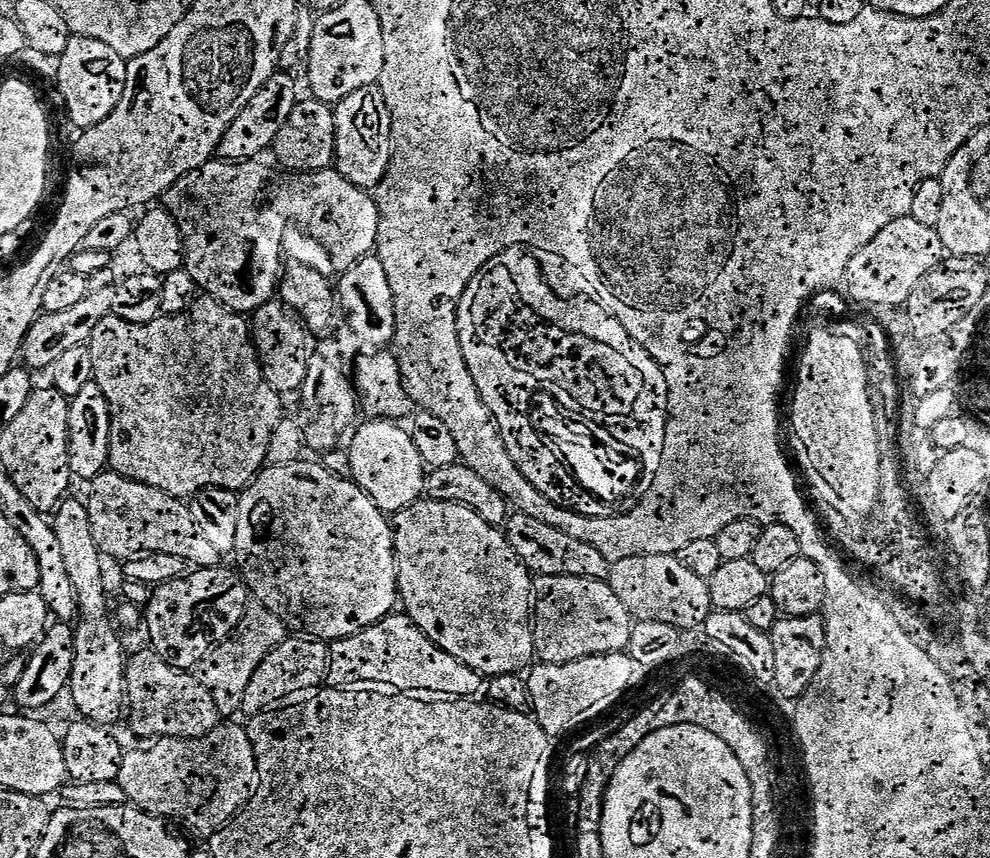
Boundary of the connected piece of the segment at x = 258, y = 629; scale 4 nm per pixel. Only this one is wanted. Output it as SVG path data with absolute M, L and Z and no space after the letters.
M264 607L262 614L256 616L260 616L258 622L254 618L246 618L246 622L240 622L242 630L235 631L238 633L238 638L234 638L234 642L226 639L215 645L194 669L202 686L210 690L210 698L214 698L214 706L218 706L220 715L224 718L235 717L232 715L244 708L246 686L250 686L250 678L254 678L254 670L258 670L260 663L290 636L288 625L268 608Z

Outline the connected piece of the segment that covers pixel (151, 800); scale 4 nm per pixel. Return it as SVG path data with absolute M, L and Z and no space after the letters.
M221 722L217 728L213 730L210 734L205 736L199 736L193 740L183 740L182 738L174 738L173 736L166 736L155 741L156 744L153 748L148 748L145 752L131 752L131 750L125 751L124 761L120 767L120 779L118 781L118 787L125 792L127 803L140 808L144 812L151 812L157 816L162 816L165 818L173 818L172 816L177 816L180 820L185 820L192 828L197 828L200 832L205 832L205 834L211 834L218 828L225 827L228 821L252 799L252 793L254 791L253 784L256 780L256 755L254 754L254 746L250 742L248 737L247 727L241 726L240 728L236 722Z

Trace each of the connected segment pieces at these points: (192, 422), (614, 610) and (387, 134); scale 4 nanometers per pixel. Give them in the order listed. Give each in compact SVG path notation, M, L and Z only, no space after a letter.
M110 315L91 325L90 332L92 332L90 347L94 358L92 379L108 403L110 417L108 463L111 471L177 498L191 498L203 488L243 490L255 480L256 473L265 467L270 438L282 419L280 412L282 396L273 390L270 382L266 382L264 367L260 365L260 355L257 354L256 346L252 342L250 324L240 324L240 320L204 320L204 316L180 316L180 320L149 318L144 323L132 323Z
M536 576L532 594L532 640L541 661L564 664L586 655L623 653L627 649L634 617L607 582L585 576Z
M379 87L354 90L345 100L335 105L336 151L334 167L354 186L375 190L382 182L392 157L392 123Z

